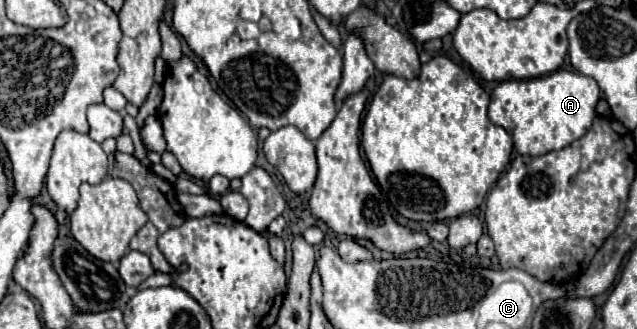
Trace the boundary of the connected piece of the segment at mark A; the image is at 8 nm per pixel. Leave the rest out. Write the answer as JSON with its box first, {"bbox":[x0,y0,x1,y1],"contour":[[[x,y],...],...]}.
{"bbox":[488,70,600,156],"contour":[[[556,70],[540,78],[500,82],[492,92],[488,118],[494,124],[510,130],[516,152],[538,156],[550,150],[560,150],[586,134],[596,118],[598,96],[600,88],[594,78],[578,72]]]}

